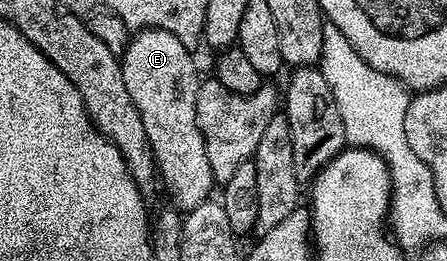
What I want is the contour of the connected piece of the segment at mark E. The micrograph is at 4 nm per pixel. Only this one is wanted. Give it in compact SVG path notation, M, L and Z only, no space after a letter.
M146 28L134 33L129 39L129 47L126 48L123 57L120 59L123 81L127 84L127 91L131 94L135 108L139 110L143 125L150 140L153 154L156 158L156 167L159 171L163 186L169 189L173 197L172 205L188 212L195 209L199 204L210 201L209 194L215 187L211 160L207 160L207 148L205 138L201 135L201 129L197 125L197 87L199 77L197 70L193 67L193 58L190 47L184 46L181 41L171 32Z

